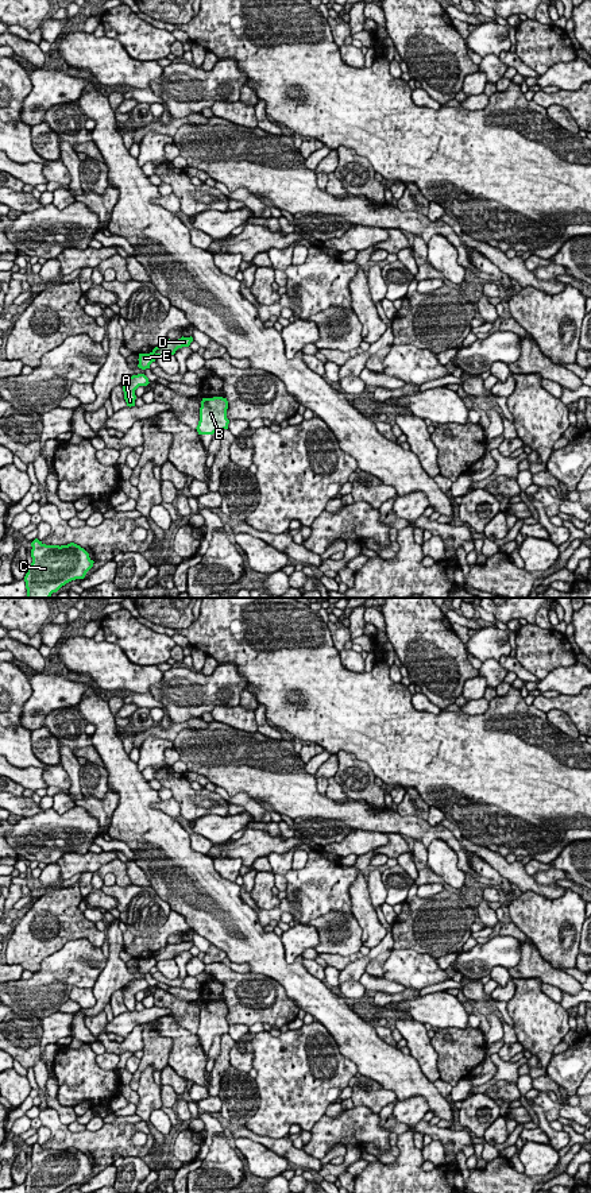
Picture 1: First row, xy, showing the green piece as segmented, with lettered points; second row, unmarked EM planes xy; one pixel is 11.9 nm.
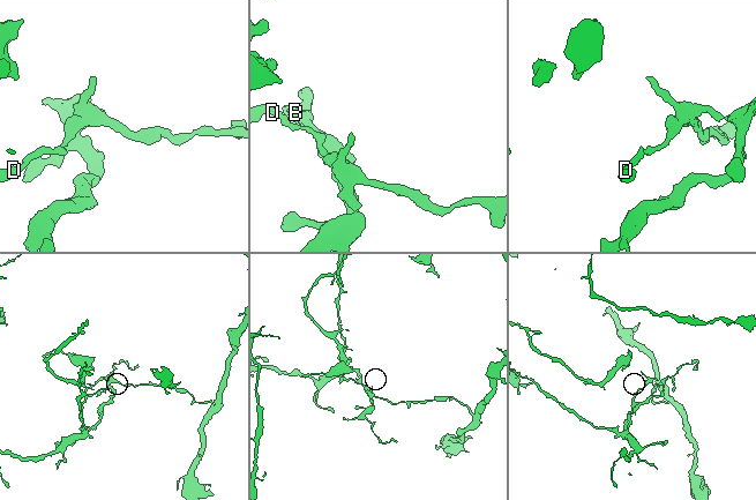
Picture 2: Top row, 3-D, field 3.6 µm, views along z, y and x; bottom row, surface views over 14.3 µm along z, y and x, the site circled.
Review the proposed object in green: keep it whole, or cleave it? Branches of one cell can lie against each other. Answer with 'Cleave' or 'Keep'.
Cleave

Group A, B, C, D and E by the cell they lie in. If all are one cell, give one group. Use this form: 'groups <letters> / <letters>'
groups A B C E / D

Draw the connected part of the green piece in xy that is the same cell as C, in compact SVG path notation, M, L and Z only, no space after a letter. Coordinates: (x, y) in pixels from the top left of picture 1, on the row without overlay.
M38 1143L31 1147L32 1167L24 1181L26 1193L61 1193L84 1184L93 1171L89 1158L80 1150L46 1150Z

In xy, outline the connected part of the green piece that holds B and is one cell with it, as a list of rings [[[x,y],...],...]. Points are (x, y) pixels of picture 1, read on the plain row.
[[[223,1001],[202,1003],[200,1012],[198,1039],[213,1039],[228,1034],[227,1023],[228,1005]]]

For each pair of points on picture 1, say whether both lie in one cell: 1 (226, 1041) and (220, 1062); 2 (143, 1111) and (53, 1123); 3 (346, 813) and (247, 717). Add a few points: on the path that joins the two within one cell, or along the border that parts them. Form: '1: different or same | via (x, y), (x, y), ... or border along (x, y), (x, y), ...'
1: same | via (226, 1046), (223, 1057)
2: different | border along (142, 1119), (153, 1136), (154, 1146)
3: different | border along (226, 724), (247, 732), (257, 732)

